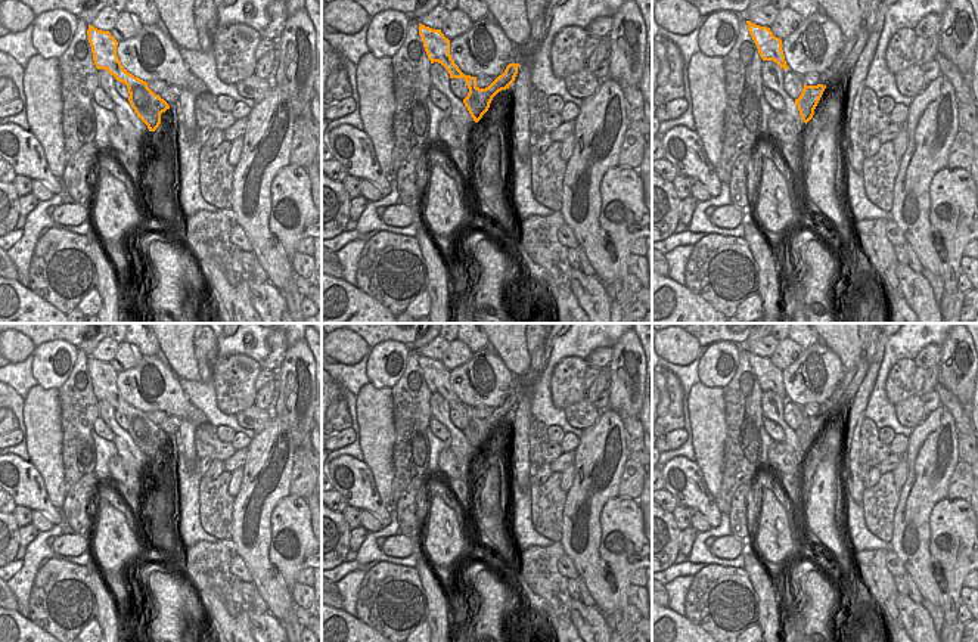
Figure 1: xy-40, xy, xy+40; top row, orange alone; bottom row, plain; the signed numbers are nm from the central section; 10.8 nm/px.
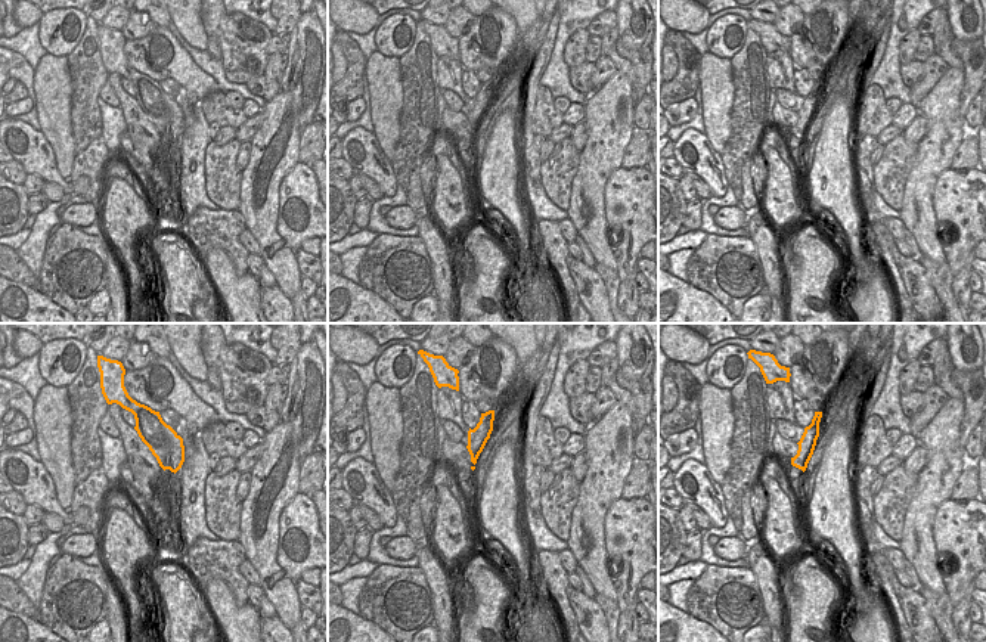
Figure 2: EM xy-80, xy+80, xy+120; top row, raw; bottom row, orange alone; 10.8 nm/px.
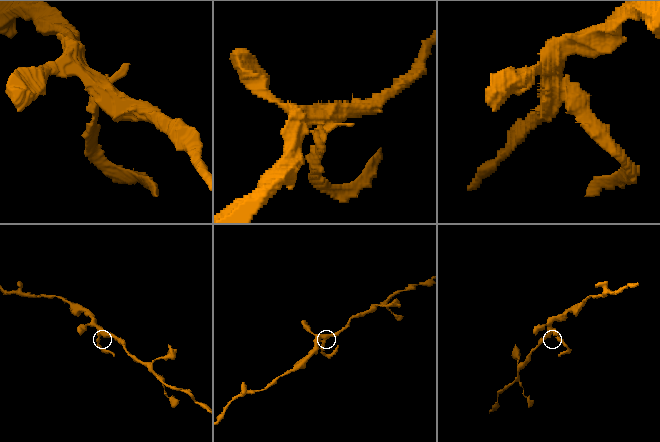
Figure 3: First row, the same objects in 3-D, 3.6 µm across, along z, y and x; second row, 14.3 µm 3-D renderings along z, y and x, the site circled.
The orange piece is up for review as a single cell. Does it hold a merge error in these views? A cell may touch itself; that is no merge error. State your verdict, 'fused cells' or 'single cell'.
fused cells

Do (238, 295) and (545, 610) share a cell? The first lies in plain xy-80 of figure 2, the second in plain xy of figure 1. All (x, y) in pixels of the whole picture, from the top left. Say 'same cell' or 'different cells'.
same cell

